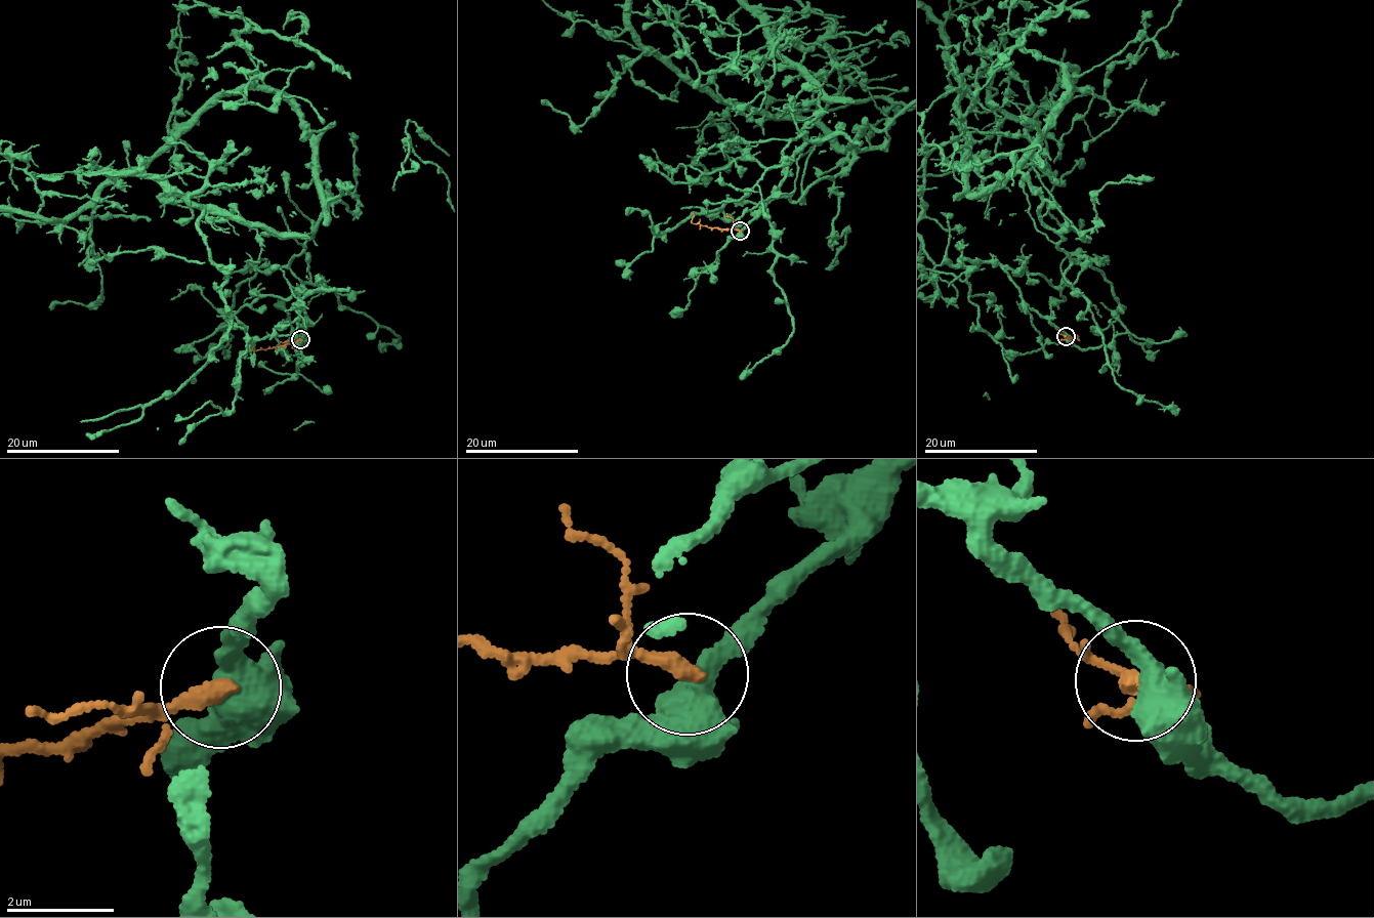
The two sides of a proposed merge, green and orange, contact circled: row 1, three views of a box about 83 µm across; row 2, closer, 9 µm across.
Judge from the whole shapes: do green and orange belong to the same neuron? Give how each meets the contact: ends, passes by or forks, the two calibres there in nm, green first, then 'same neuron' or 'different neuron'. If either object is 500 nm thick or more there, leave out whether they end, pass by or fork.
550/320 nm | different neuron

